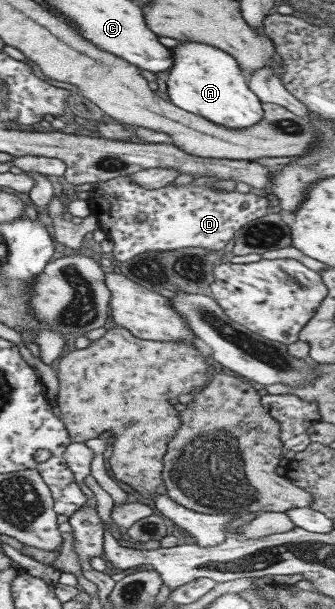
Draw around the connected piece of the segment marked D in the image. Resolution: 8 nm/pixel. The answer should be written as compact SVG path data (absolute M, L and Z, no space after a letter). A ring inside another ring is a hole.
M127 176L94 182L88 191L90 212L100 218L100 230L114 243L111 253L116 259L115 264L146 251L186 247L220 250L246 222L274 211L268 207L262 192L259 195L238 193L218 187L192 187L190 183L174 187L171 182L159 189L144 190ZM138 214L144 214L144 218L138 220Z

